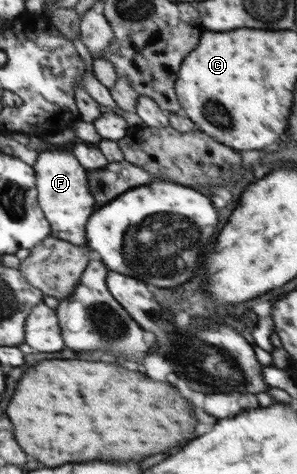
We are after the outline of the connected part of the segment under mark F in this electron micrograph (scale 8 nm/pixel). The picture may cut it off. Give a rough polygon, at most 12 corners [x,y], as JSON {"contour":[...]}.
{"contour":[[73,151],[39,153],[39,201],[52,235],[88,246],[96,211]]}

